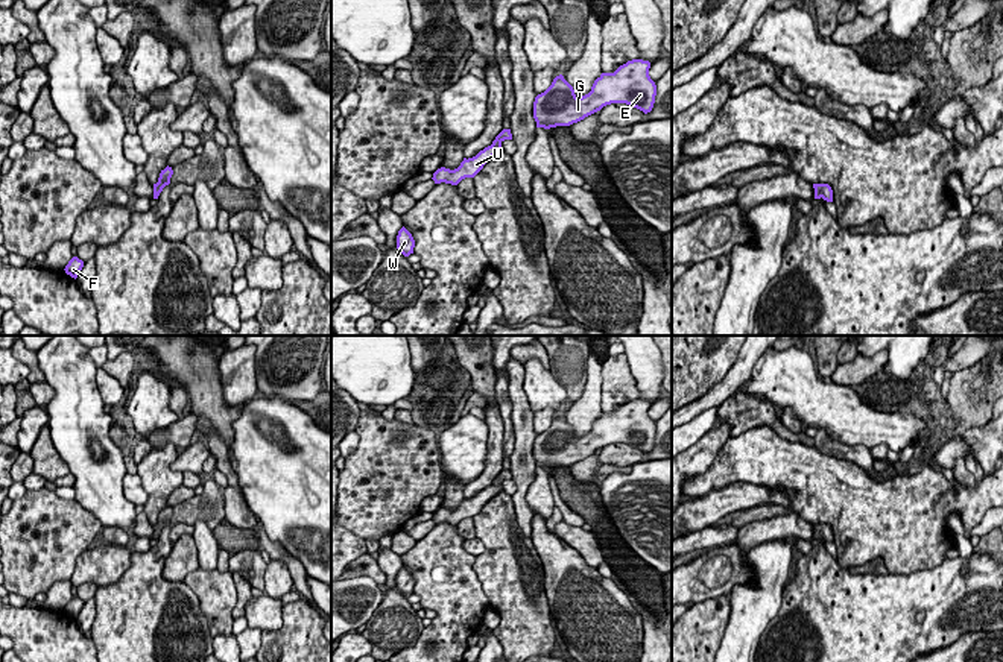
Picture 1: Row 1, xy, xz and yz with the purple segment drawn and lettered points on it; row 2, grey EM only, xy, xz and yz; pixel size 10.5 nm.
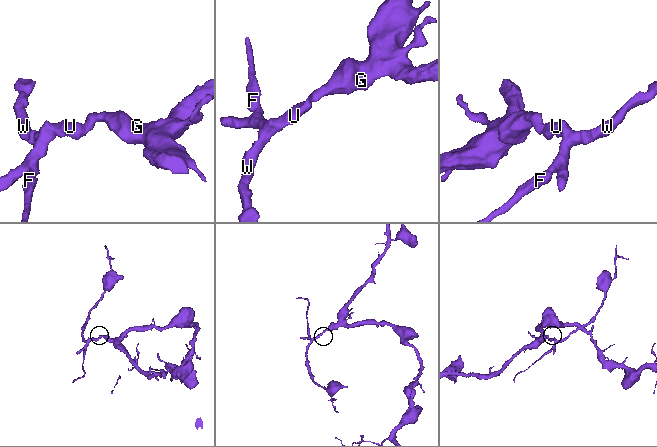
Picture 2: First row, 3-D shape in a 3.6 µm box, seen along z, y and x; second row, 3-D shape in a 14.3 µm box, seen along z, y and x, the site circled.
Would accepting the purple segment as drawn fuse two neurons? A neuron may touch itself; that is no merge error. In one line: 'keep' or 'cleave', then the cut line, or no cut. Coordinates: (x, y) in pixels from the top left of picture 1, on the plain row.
keep; cut none

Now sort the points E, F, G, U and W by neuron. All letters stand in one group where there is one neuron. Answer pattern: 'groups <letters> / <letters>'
groups E F G U W

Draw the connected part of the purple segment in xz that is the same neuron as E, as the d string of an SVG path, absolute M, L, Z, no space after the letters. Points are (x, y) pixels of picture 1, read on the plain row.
M628 401L614 413L602 413L594 421L591 431L582 437L574 434L562 415L556 416L552 425L535 437L536 468L570 466L611 443L626 443L644 454L650 452L657 425L649 416L649 408L649 401Z

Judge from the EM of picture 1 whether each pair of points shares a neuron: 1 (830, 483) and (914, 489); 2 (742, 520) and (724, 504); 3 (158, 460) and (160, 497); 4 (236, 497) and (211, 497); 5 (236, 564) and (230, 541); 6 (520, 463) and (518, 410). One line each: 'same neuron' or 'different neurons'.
1: same neuron
2: different neurons
3: same neuron
4: different neurons
5: different neurons
6: same neuron

